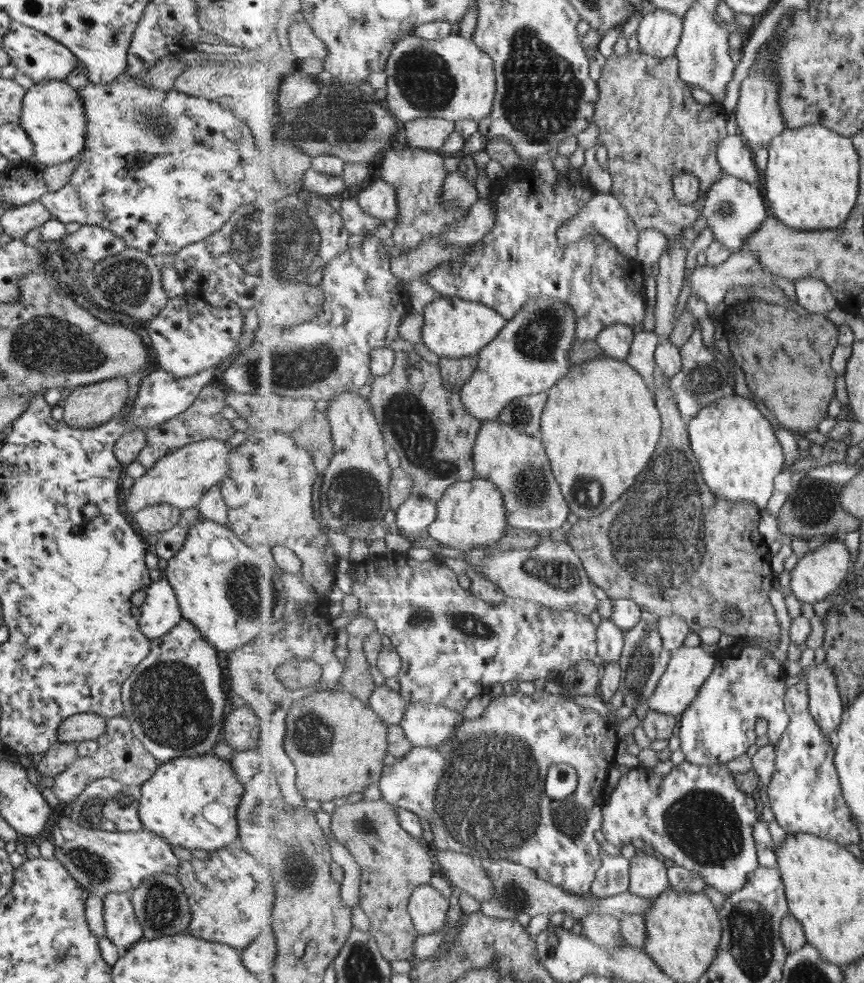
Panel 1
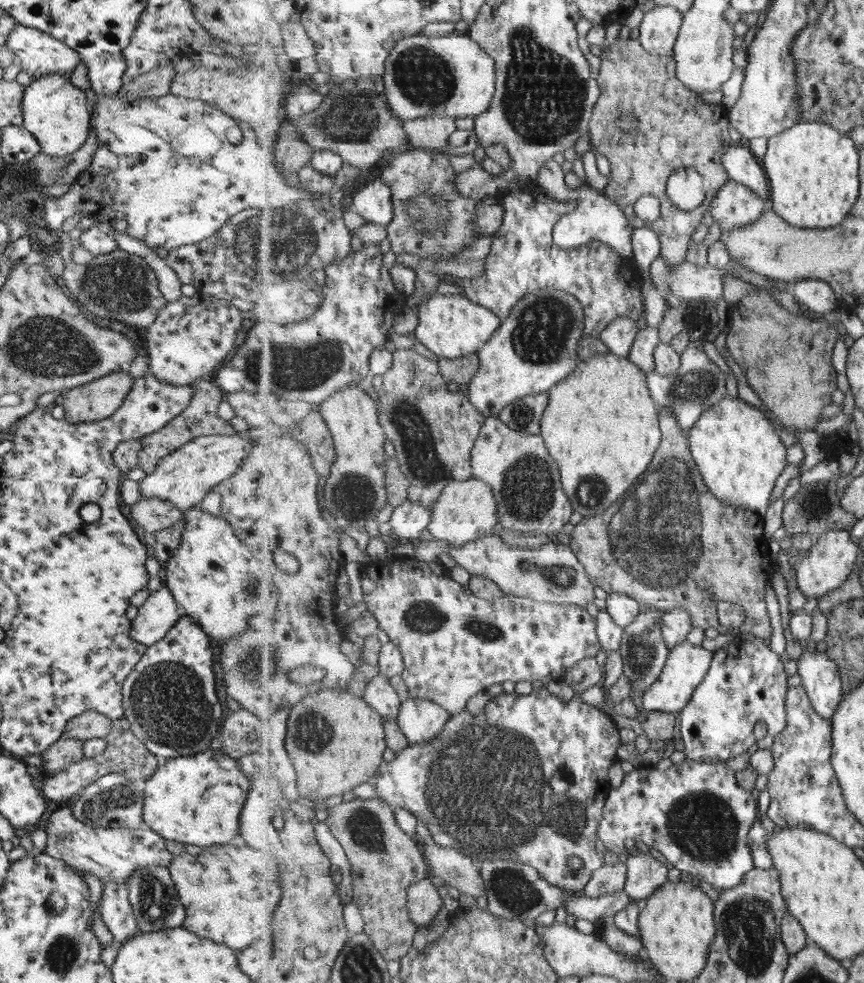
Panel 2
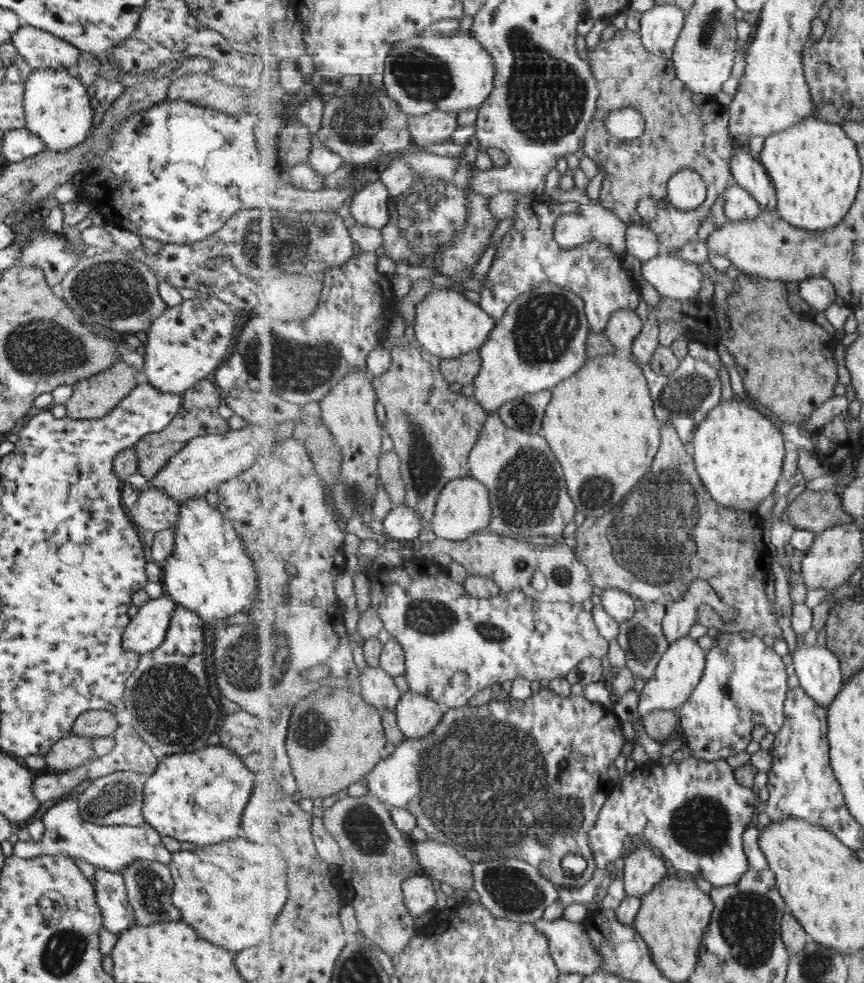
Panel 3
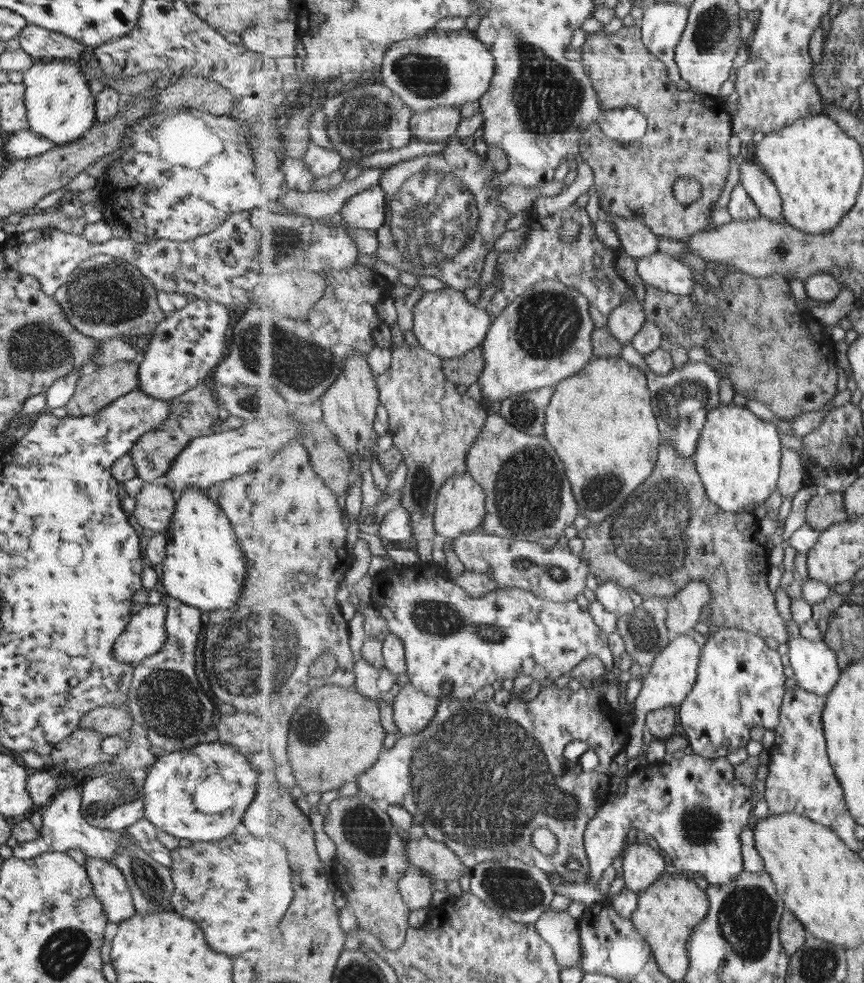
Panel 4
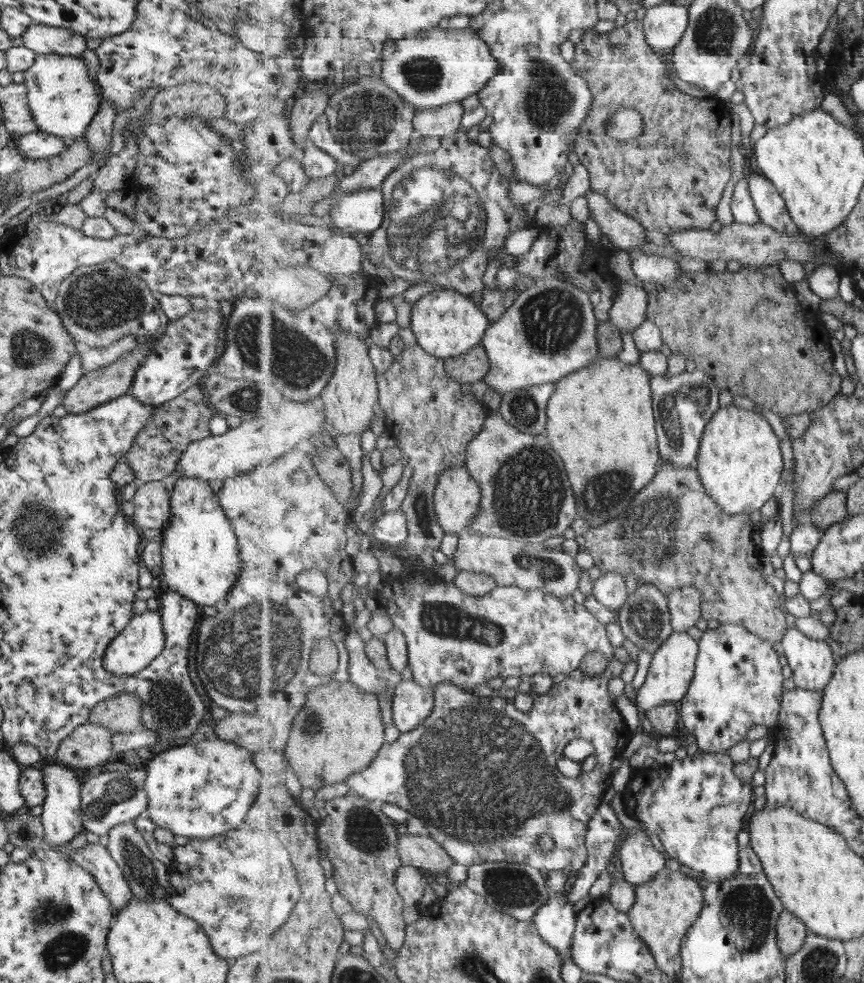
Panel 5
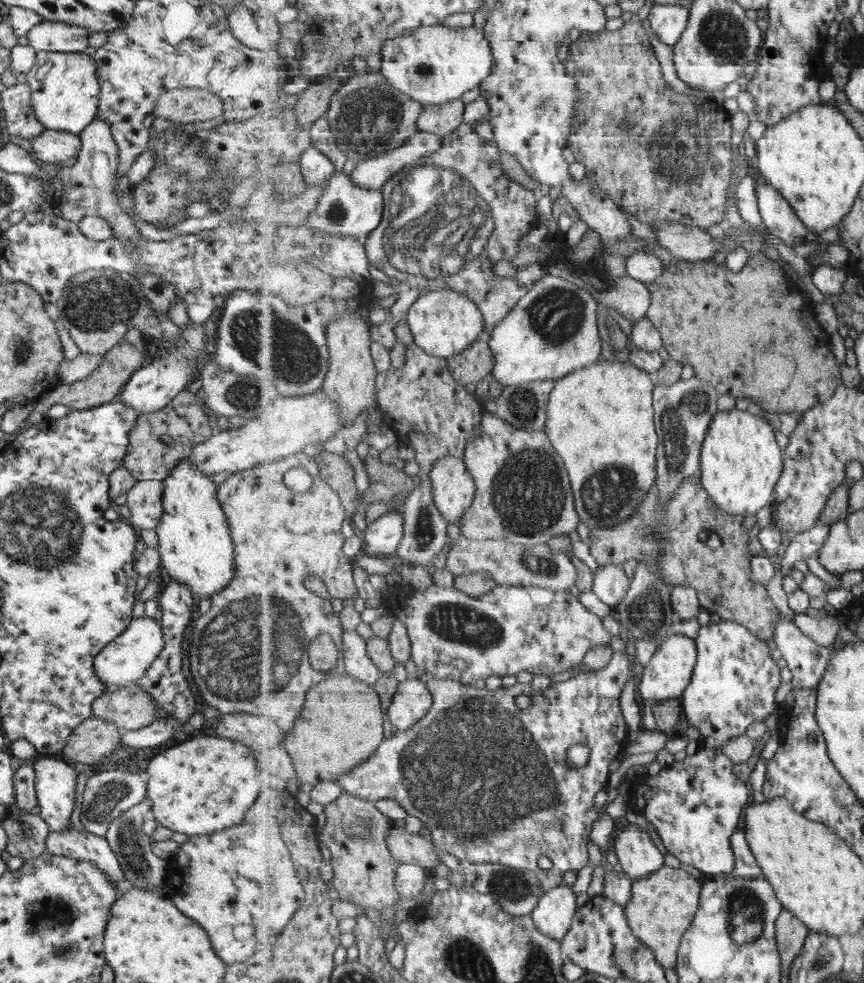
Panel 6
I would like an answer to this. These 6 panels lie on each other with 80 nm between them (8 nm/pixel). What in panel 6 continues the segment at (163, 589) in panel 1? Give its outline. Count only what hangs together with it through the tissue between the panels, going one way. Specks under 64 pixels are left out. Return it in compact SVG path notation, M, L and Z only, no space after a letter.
M136 617L125 627L113 641L109 642L97 656L93 657L92 667L94 675L113 691L121 688L125 682L138 682L145 674L145 669L155 660L163 648L163 633L153 618Z

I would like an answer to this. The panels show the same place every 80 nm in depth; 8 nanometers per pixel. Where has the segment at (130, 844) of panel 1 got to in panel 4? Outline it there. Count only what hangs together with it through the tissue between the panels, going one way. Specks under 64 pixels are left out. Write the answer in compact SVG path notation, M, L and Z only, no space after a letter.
M64 785L50 798L50 803L44 804L44 810L41 812L41 824L38 837L31 842L15 842L11 843L11 852L14 858L19 860L29 860L35 858L43 852L60 852L66 854L69 848L78 848L87 858L97 858L97 860L105 860L105 862L113 863L113 856L117 854L127 843L133 841L143 849L152 860L168 867L171 864L170 850L163 847L155 838L156 829L144 817L135 821L131 826L122 830L107 831L103 828L95 828L85 822L80 815L80 789Z

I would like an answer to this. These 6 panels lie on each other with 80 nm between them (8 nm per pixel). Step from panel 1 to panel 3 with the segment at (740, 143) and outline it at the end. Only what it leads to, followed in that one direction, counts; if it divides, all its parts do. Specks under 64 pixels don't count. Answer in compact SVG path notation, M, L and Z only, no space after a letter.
M746 147L736 148L729 166L732 177L759 202L763 211L777 210L777 189L761 162L757 162Z

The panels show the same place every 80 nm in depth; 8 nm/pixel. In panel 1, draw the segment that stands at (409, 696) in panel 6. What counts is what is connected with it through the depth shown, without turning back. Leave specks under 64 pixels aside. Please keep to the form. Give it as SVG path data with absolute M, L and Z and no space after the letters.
M423 700L409 703L401 726L414 747L436 747L452 739L461 721L457 711Z

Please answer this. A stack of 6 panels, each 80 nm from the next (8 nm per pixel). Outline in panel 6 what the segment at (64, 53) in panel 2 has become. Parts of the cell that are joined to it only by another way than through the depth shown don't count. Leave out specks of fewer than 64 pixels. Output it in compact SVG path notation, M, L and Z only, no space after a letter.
M42 20L26 37L27 45L36 51L78 53L88 46L88 35L82 26Z

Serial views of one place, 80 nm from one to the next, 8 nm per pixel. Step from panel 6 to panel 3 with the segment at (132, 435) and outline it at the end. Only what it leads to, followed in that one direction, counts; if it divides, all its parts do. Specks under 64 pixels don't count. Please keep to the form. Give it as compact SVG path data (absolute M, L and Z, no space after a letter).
M204 379L180 393L181 404L178 413L160 431L144 434L134 444L137 459L136 472L149 481L171 456L185 446L188 440L206 434L223 434L229 431L235 423L223 419L217 413L217 406L222 399L222 394L218 387Z

